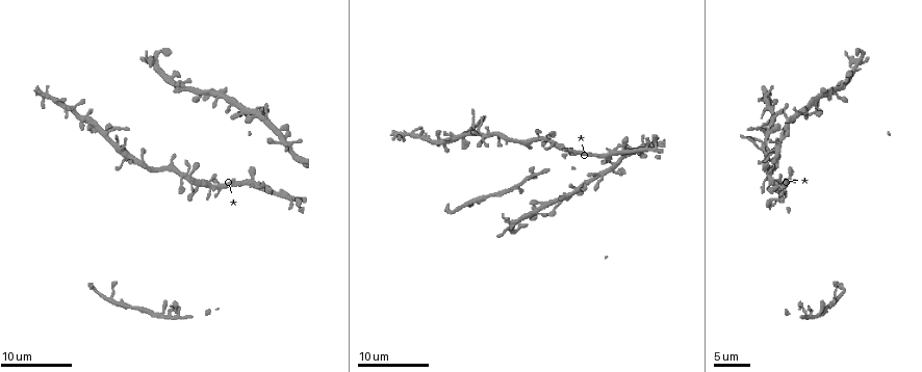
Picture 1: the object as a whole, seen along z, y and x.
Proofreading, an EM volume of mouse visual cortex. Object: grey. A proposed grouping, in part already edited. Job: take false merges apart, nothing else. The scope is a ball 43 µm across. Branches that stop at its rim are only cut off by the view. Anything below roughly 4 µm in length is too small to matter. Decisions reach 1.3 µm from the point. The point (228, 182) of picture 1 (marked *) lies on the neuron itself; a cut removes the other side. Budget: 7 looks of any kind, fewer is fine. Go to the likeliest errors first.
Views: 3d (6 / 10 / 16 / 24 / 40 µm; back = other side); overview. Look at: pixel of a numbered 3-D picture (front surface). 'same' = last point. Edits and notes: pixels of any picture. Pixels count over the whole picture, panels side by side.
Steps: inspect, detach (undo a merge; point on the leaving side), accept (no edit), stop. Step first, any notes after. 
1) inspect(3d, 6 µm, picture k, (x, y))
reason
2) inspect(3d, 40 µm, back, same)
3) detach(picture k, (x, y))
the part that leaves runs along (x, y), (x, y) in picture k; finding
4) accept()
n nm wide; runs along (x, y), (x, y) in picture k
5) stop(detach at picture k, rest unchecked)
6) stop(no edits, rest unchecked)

inspect(3d, 16 µm, picture 1, (196, 188))
four or more arms meet

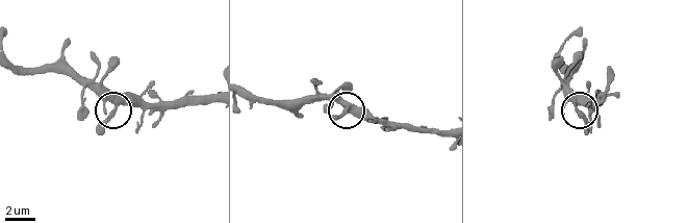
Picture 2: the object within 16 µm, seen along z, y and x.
inspect(3d, 6 µm, picture 2, (115, 108))

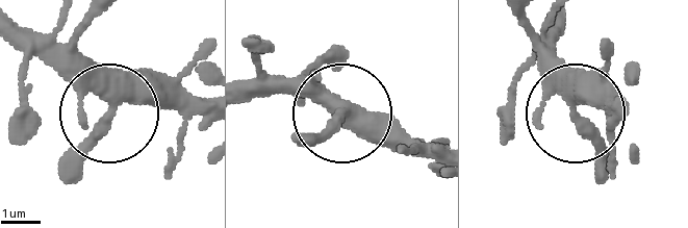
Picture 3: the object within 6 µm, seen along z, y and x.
accept()
runs along (619, 101), (574, 104), (543, 45) in picture 3; one neuron here

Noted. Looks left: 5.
inspect(3d, 16 µm, picture 1, (600, 177))
four-way junction

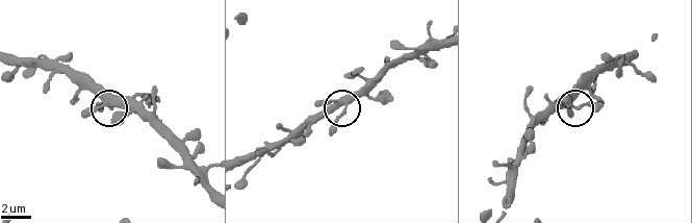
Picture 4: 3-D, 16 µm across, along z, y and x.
inspect(3d, 6 µm, picture 4, (113, 106))

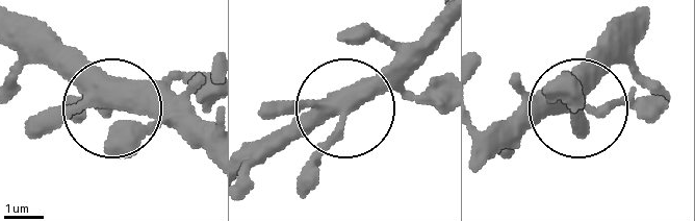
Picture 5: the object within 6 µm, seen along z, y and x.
accept()
4 arms; one neuron here

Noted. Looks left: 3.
inspect(3d, 16 µm, picture 1, (275, 142))

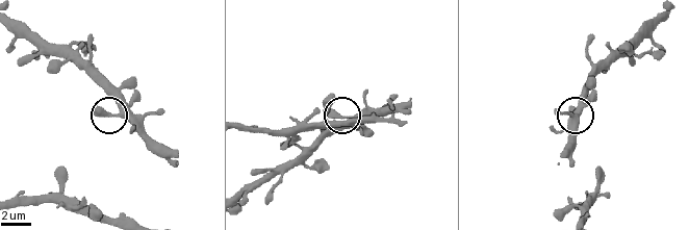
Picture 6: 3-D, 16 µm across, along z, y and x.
accept()
continuous, no second neuron

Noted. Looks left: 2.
stop(no edits, rest unchecked)

